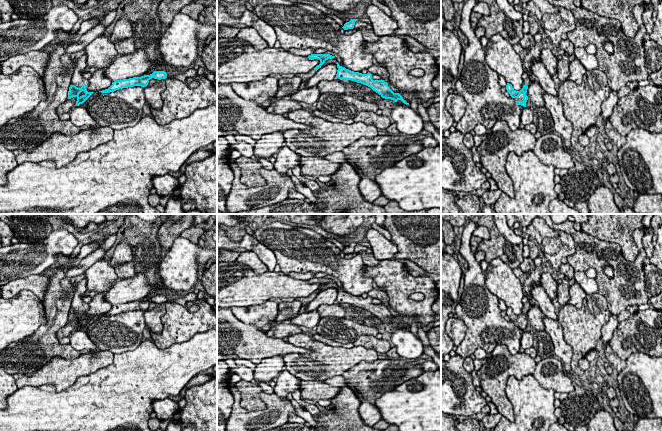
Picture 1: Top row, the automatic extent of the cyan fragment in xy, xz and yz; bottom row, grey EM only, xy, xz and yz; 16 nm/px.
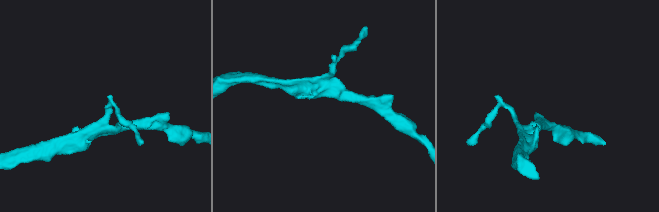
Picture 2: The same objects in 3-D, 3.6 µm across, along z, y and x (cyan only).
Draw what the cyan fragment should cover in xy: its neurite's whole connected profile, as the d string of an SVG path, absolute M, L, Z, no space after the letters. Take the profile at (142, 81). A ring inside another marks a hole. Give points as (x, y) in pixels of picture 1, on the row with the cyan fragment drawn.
M154 71L150 75L144 75L141 77L133 77L129 79L123 79L123 80L117 80L112 82L112 85L105 90L99 91L101 93L110 93L114 92L119 89L123 88L128 88L128 87L134 87L134 86L141 86L141 87L146 87L149 83L150 79L166 79L167 78L167 73L165 71Z

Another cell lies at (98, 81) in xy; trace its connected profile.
M97 69L88 81L89 85L86 88L88 92L99 92L112 85L112 80L105 76L104 69Z

